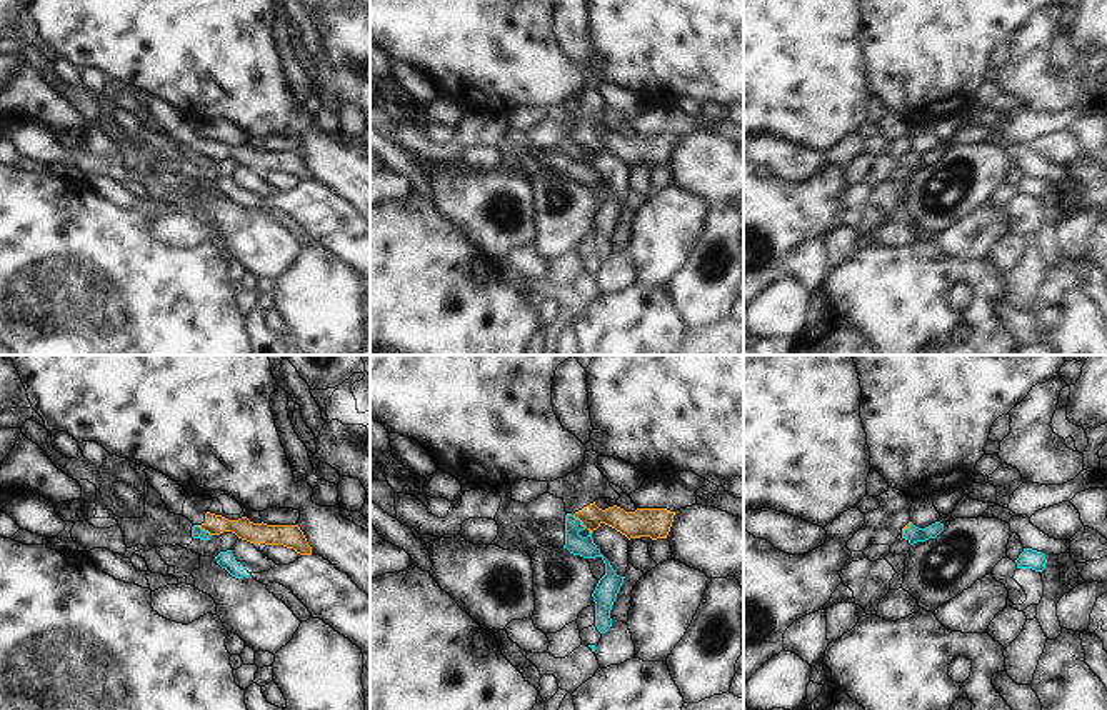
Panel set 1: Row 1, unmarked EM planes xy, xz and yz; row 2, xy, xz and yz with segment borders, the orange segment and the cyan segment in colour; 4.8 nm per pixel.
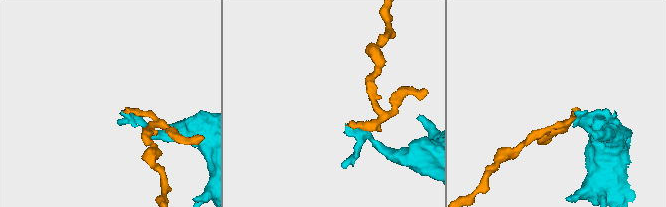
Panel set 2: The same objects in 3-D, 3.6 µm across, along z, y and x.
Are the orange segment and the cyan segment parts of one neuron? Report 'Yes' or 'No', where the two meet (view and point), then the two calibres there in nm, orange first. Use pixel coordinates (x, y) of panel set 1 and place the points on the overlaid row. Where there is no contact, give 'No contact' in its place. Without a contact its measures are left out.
No. Touches orange at xz (579, 519). Thickness 130 nm (orange) against 100 nm.

